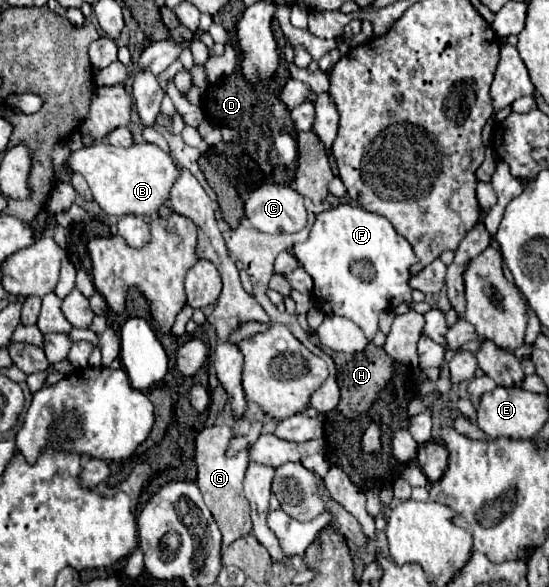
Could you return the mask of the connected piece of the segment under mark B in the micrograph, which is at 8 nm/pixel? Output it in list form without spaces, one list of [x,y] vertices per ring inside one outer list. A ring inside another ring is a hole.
[[[109,142],[89,144],[71,152],[65,160],[65,166],[71,174],[81,174],[101,210],[115,216],[159,212],[159,208],[165,206],[177,174],[177,164],[173,158],[155,144],[133,144],[129,148],[117,148]]]

